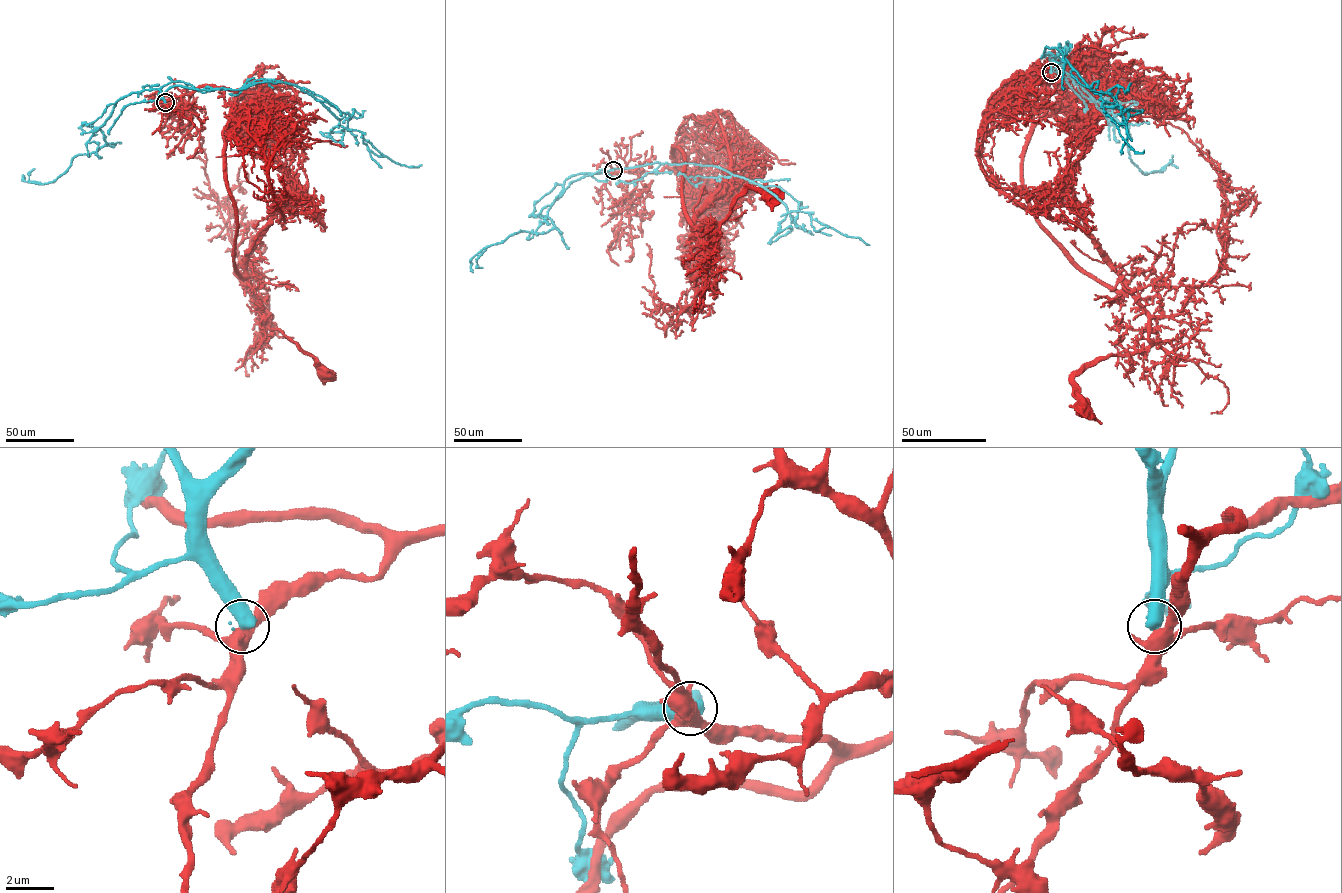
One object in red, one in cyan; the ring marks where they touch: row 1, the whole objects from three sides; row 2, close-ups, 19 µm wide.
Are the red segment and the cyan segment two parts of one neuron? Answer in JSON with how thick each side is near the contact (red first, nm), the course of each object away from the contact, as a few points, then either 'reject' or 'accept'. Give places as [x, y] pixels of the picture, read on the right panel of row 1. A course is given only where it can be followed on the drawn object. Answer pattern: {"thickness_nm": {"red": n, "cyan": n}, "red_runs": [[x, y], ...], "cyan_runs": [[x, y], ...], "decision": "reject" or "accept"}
{"thickness_nm": {"red": 420, "cyan": 600}, "red_runs": [[1050, 73], [1053, 52], [1089, 104], [1072, 198], [1147, 316], [1151, 344], [1082, 369], [1073, 378], [1081, 411]], "cyan_runs": [[1051, 72], [1048, 52], [1041, 57], [1046, 47], [1056, 48], [1099, 94], [1103, 111], [1135, 153], [1144, 150]], "decision": "reject"}

